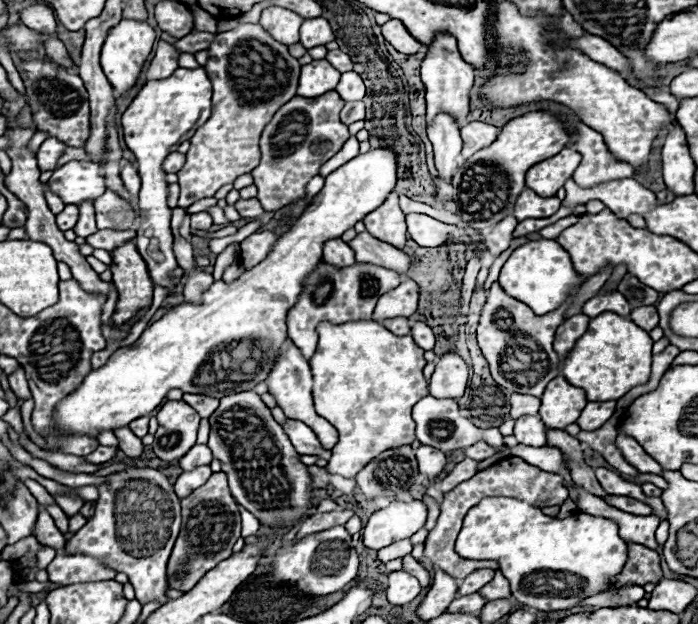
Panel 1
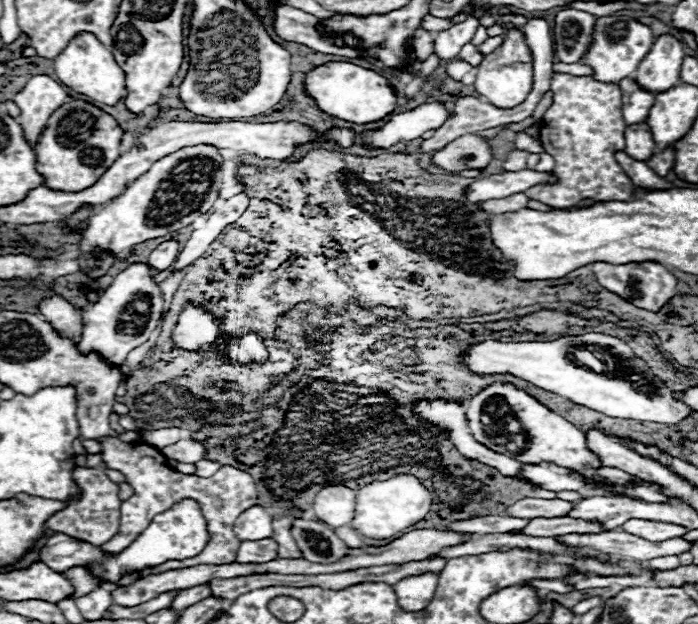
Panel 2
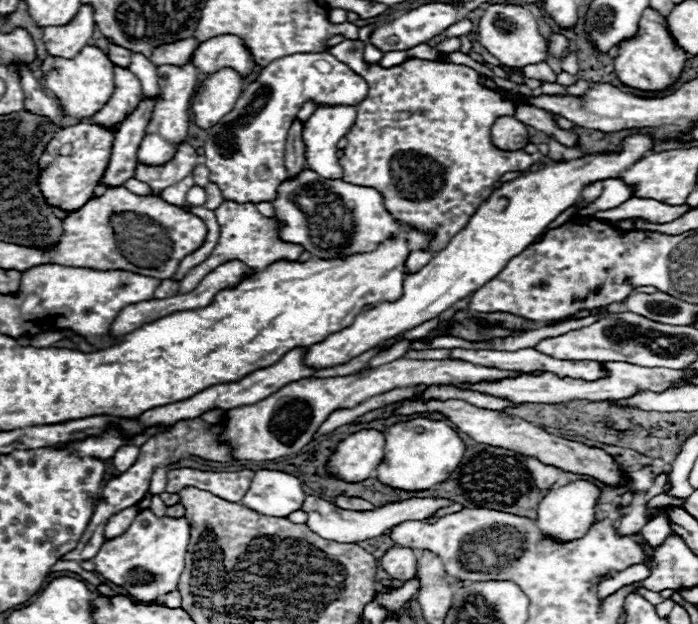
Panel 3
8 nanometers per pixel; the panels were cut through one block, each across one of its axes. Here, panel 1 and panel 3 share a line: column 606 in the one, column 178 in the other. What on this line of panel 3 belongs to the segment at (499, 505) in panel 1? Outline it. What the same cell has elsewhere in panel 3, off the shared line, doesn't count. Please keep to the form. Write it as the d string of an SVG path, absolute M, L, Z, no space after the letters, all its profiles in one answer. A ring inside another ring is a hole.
M142 510L134 524L128 528L126 534L104 542L100 552L94 556L96 572L100 572L106 580L122 586L128 590L132 598L138 602L152 602L166 592L172 592L178 588L180 574L184 570L184 556L190 542L190 524L186 518L168 518L168 516L154 516L150 510ZM128 570L142 570L150 576L150 580L144 580L142 584L134 580L128 580Z

